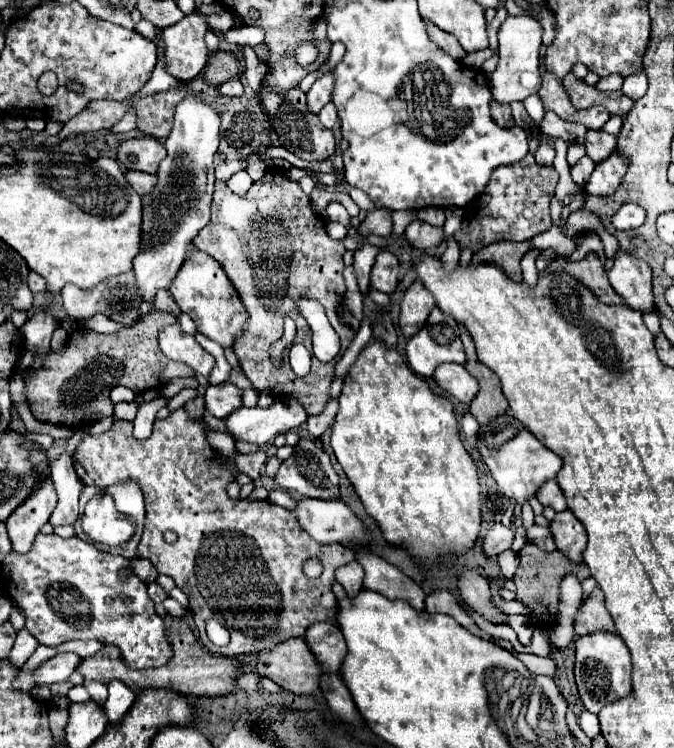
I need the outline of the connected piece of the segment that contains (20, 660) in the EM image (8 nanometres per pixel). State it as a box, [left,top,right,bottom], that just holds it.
[8,629,38,669]

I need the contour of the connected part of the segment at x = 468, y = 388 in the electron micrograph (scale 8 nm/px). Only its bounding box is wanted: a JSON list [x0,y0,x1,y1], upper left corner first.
[432,363,478,403]

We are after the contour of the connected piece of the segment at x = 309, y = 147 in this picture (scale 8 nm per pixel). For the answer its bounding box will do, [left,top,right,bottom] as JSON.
[262,87,336,161]

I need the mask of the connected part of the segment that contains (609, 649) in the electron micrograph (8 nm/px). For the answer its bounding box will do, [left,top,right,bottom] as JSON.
[574,631,632,713]

